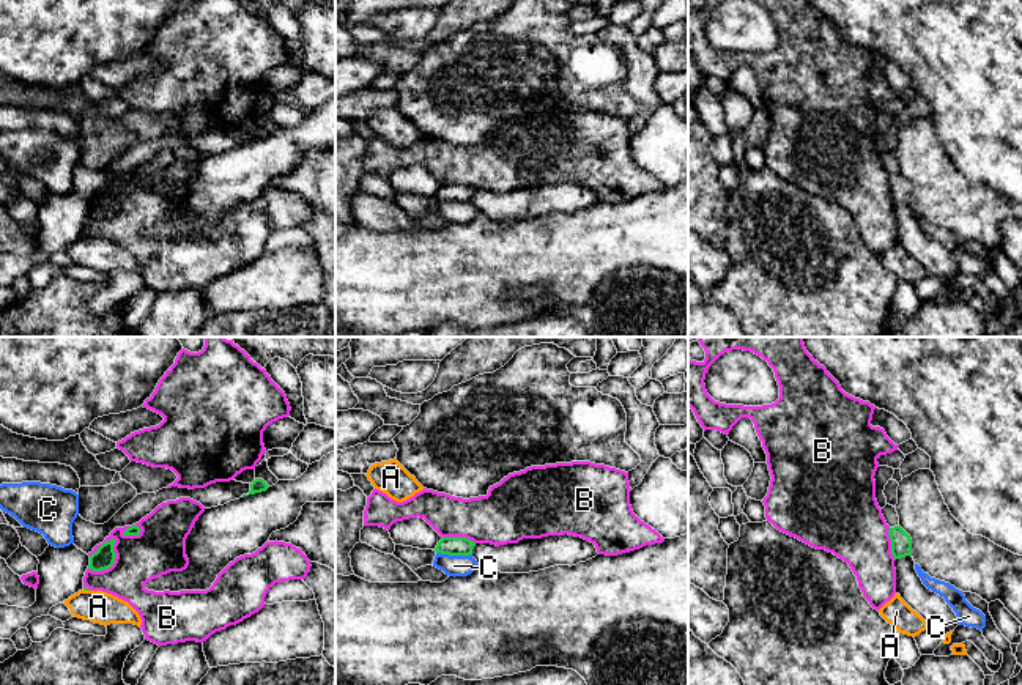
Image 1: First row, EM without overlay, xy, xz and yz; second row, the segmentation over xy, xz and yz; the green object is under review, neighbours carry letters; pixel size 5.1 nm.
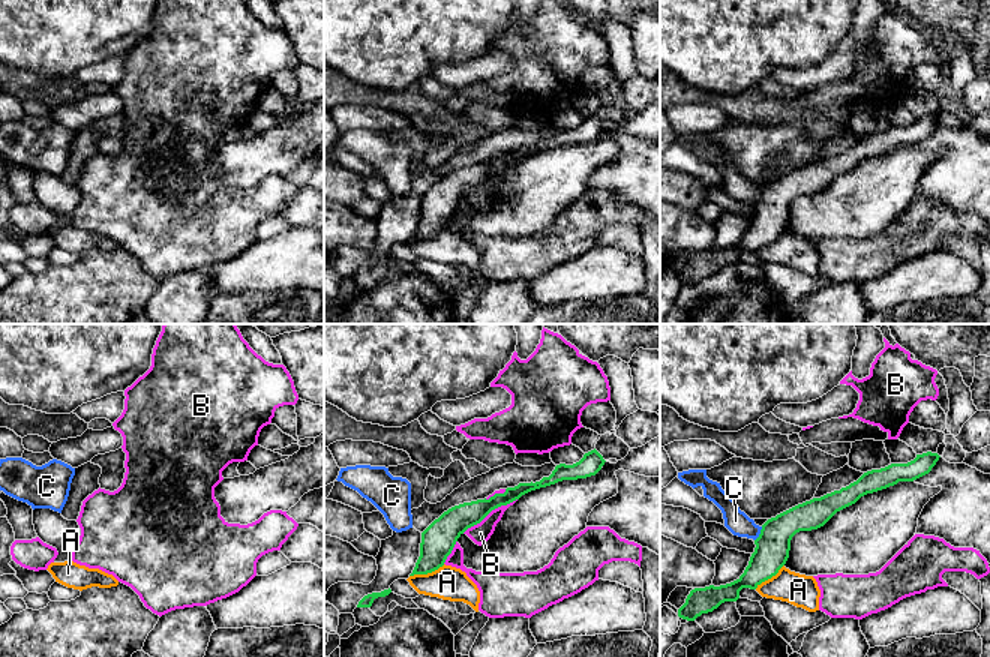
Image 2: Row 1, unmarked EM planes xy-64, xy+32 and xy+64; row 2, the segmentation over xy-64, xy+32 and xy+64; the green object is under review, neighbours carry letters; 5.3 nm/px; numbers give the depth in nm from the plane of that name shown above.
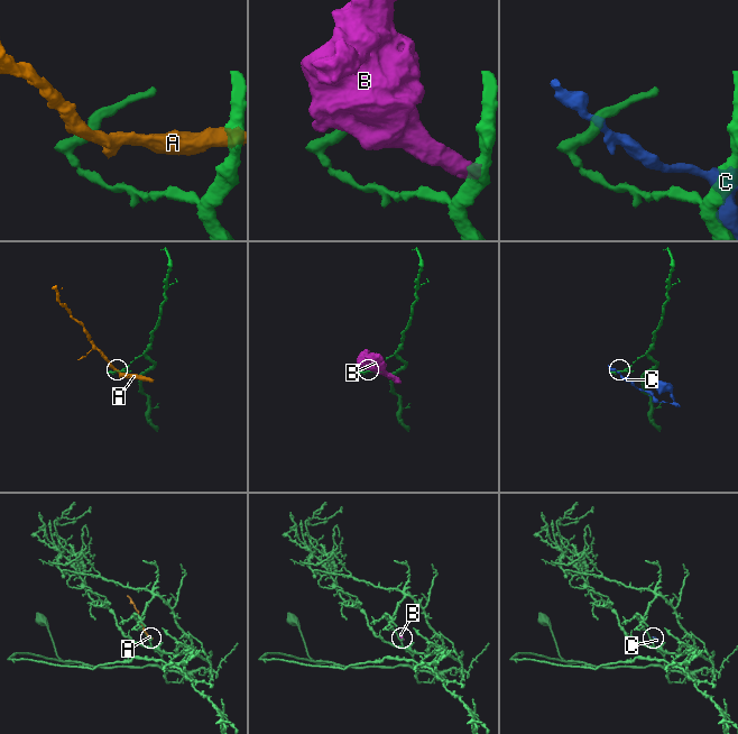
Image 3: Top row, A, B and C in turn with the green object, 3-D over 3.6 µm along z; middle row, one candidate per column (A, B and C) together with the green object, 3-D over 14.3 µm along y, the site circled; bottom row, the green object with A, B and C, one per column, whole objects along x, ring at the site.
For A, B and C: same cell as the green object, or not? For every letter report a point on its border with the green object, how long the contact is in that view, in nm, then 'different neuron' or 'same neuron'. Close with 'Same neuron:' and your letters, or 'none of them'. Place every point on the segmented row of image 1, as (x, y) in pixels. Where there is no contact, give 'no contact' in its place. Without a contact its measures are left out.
A: xy (87, 589) | 40 nm | different neuron
B: xy (114, 561) | 220 nm | different neuron
C: xz (454, 555) | 180 nm | different neuron
Same neuron: none of them

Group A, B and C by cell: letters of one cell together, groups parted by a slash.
A / B / C

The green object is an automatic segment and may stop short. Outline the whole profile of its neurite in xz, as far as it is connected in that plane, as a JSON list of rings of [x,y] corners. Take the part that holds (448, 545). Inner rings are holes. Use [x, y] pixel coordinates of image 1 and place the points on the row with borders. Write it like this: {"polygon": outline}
{"polygon": [[[442,537],[435,551],[449,556],[469,556],[476,543],[466,537]]]}

